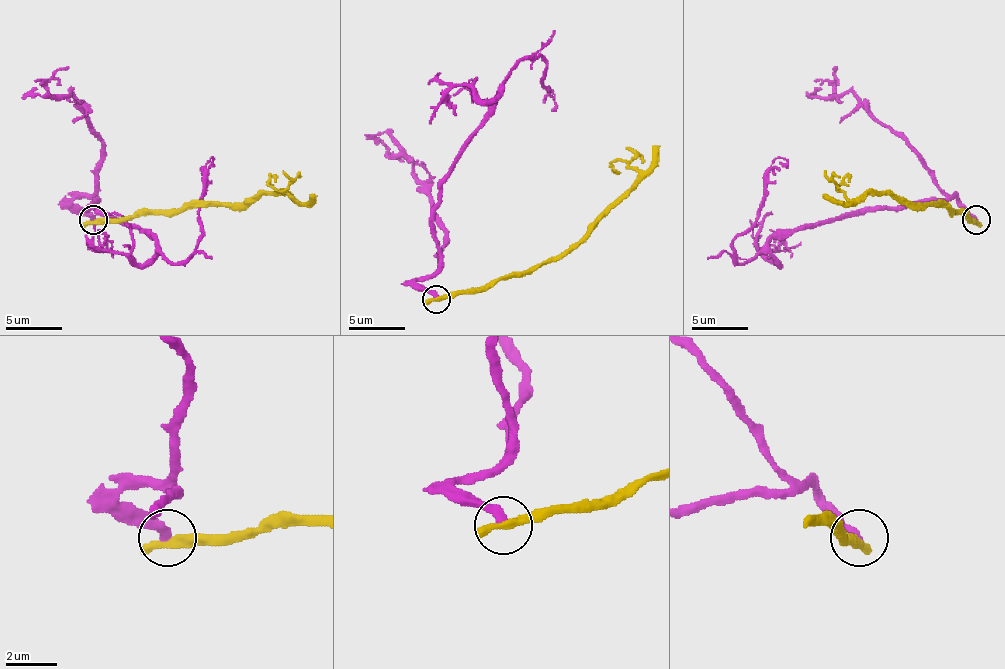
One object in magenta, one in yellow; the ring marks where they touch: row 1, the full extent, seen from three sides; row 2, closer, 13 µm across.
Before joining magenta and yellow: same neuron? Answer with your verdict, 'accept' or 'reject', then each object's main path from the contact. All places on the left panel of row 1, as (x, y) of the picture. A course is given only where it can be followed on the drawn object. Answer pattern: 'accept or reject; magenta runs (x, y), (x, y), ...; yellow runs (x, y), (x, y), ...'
reject; magenta runs (92, 220), (73, 201), (135, 223), (180, 262), (202, 234), (208, 167); yellow runs (92, 220), (135, 217), (202, 206), (241, 206), (264, 195), (295, 198), (269, 184), (278, 175)

